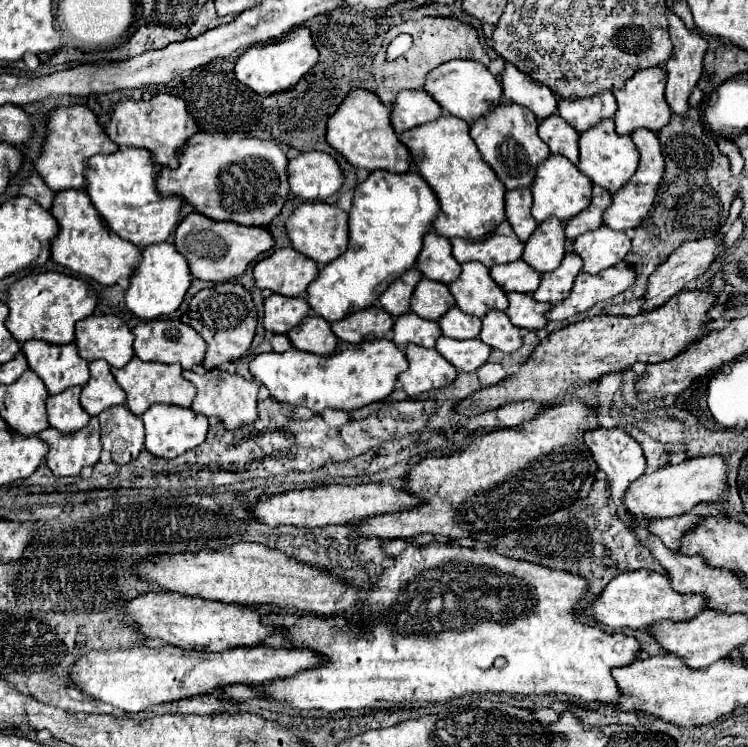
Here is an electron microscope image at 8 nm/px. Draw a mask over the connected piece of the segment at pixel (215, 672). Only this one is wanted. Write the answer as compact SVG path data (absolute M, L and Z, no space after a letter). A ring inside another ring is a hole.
M132 647L132 649L116 649L116 651L88 651L78 657L78 661L70 667L68 675L72 685L104 703L110 703L126 713L138 713L142 709L178 701L184 697L204 695L212 689L244 683L258 685L278 677L294 675L296 671L304 671L304 667L314 667L320 663L320 655L304 649L266 649L266 647L236 647L232 651L222 653L206 653L206 651L180 651L178 647Z

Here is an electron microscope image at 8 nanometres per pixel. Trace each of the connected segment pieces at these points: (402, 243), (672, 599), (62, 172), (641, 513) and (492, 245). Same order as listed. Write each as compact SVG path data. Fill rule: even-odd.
M372 171L364 183L360 183L354 191L352 199L352 209L348 213L348 249L330 261L324 269L320 269L318 277L312 287L306 289L306 301L312 307L312 311L320 317L324 317L328 323L340 321L348 317L354 311L370 307L392 283L398 279L408 267L416 263L416 255L420 253L422 239L432 229L432 219L436 219L436 195L432 195L432 189L424 179L420 179L418 173L388 173L388 171Z
M648 569L616 575L604 587L604 591L582 609L586 617L614 629L620 629L620 627L646 629L652 623L664 621L664 619L686 621L686 619L692 619L692 615L698 615L698 611L704 611L704 599L700 599L700 595L680 595L672 591L670 579L666 575L660 575Z
M74 105L74 107L56 107L50 111L50 119L46 121L46 137L40 155L34 159L34 171L42 177L42 181L52 189L52 191L62 191L62 189L84 189L84 163L96 153L112 153L118 151L116 143L106 137L104 127L98 123L96 115L86 107L86 105Z
M720 455L712 457L696 457L696 459L686 459L678 465L668 465L662 469L656 469L652 473L640 475L636 479L626 495L624 495L624 505L626 511L632 517L648 517L648 519L660 519L660 517L676 517L684 515L690 511L694 505L700 501L712 503L722 497L726 491L726 461Z
M502 221L496 231L482 239L460 239L454 237L452 241L452 255L458 263L466 261L480 261L486 267L496 263L512 263L522 257L524 243L516 237L512 227Z

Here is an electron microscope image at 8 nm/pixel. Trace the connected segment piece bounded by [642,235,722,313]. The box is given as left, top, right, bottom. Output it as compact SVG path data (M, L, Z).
M720 235L710 237L710 239L700 239L700 241L690 241L690 243L682 243L674 253L670 253L670 257L648 277L648 285L646 285L646 293L644 293L644 305L642 305L642 313L652 311L656 307L660 307L662 303L666 303L672 295L680 293L682 287L690 281L694 281L696 277L700 277L710 263L716 259L716 249L720 249Z

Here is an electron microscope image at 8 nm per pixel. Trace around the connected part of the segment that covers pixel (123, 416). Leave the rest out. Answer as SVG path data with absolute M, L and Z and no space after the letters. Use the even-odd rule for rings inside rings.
M126 405L112 407L108 411L102 411L98 415L100 427L102 427L102 443L104 449L112 455L114 463L130 463L132 459L138 457L138 453L144 449L144 425L138 415L132 415Z

